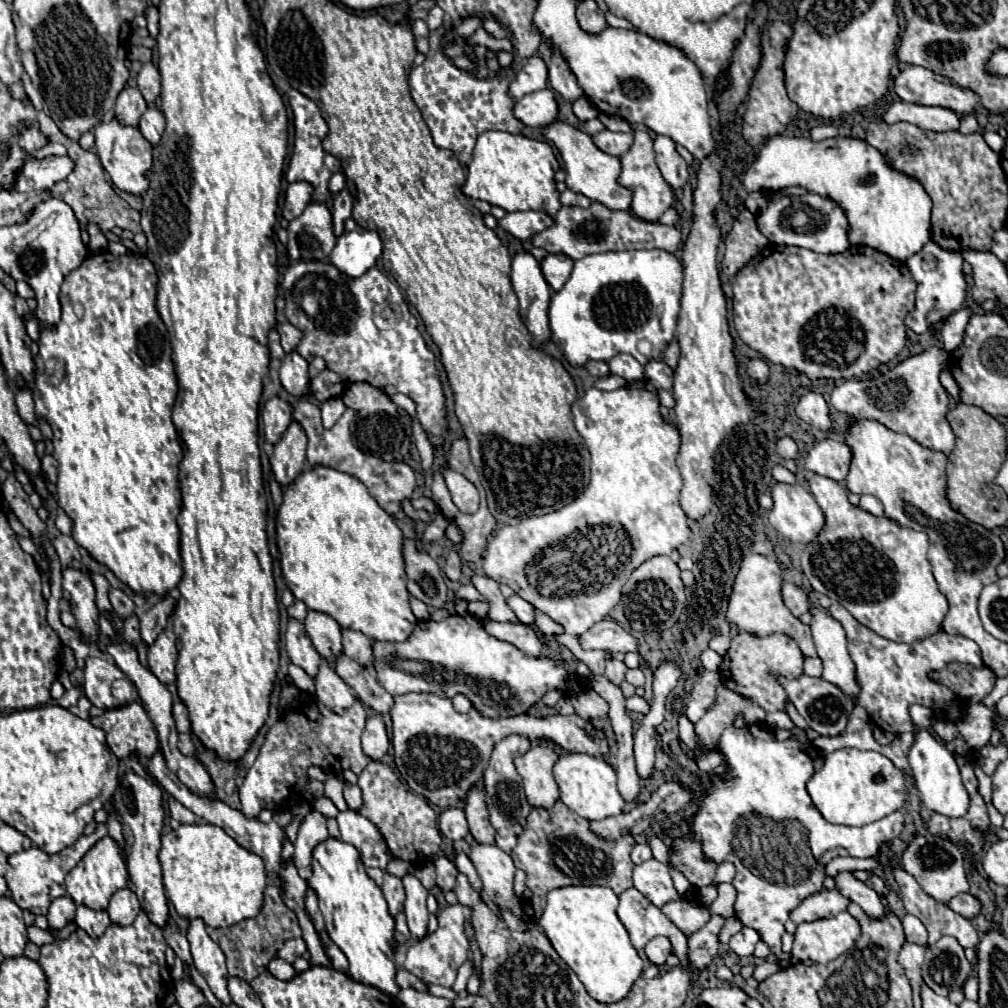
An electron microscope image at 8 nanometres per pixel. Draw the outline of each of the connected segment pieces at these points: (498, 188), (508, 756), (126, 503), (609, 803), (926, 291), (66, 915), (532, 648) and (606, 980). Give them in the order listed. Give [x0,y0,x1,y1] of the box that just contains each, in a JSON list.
[[461,132,561,214],[483,734,531,852],[33,252,183,596],[553,752,625,820],[905,242,967,334],[47,896,75,930],[485,622,543,658],[537,886,643,1004]]

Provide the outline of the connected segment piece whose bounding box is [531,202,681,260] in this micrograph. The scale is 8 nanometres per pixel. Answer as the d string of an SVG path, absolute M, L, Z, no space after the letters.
M593 202L591 208L567 208L563 206L555 214L555 224L543 234L537 234L533 246L545 248L547 252L563 252L573 260L579 260L587 254L611 252L611 250L667 250L675 254L681 248L681 232L675 226L663 226L659 222L643 222L637 220L631 212L613 212L603 204Z

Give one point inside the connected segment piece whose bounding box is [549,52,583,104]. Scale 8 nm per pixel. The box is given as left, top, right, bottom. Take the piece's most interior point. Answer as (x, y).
(562, 81)

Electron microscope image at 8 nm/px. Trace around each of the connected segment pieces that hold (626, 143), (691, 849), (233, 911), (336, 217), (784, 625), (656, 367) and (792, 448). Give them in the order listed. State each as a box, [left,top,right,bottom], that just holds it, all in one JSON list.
[[593,130,633,156],[671,836,717,882],[159,824,267,928],[333,190,353,238],[725,554,817,657],[645,360,673,390],[777,436,797,458]]

